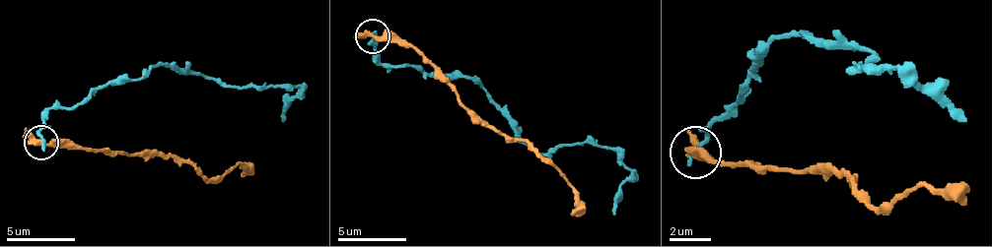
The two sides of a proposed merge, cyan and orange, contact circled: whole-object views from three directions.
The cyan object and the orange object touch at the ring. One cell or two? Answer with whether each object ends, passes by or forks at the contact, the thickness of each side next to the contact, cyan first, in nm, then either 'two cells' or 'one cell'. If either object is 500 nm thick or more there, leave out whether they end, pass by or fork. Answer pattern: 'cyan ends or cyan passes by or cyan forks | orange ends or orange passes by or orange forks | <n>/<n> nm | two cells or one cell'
cyan ends | orange passes by | 300/360 nm | two cells

